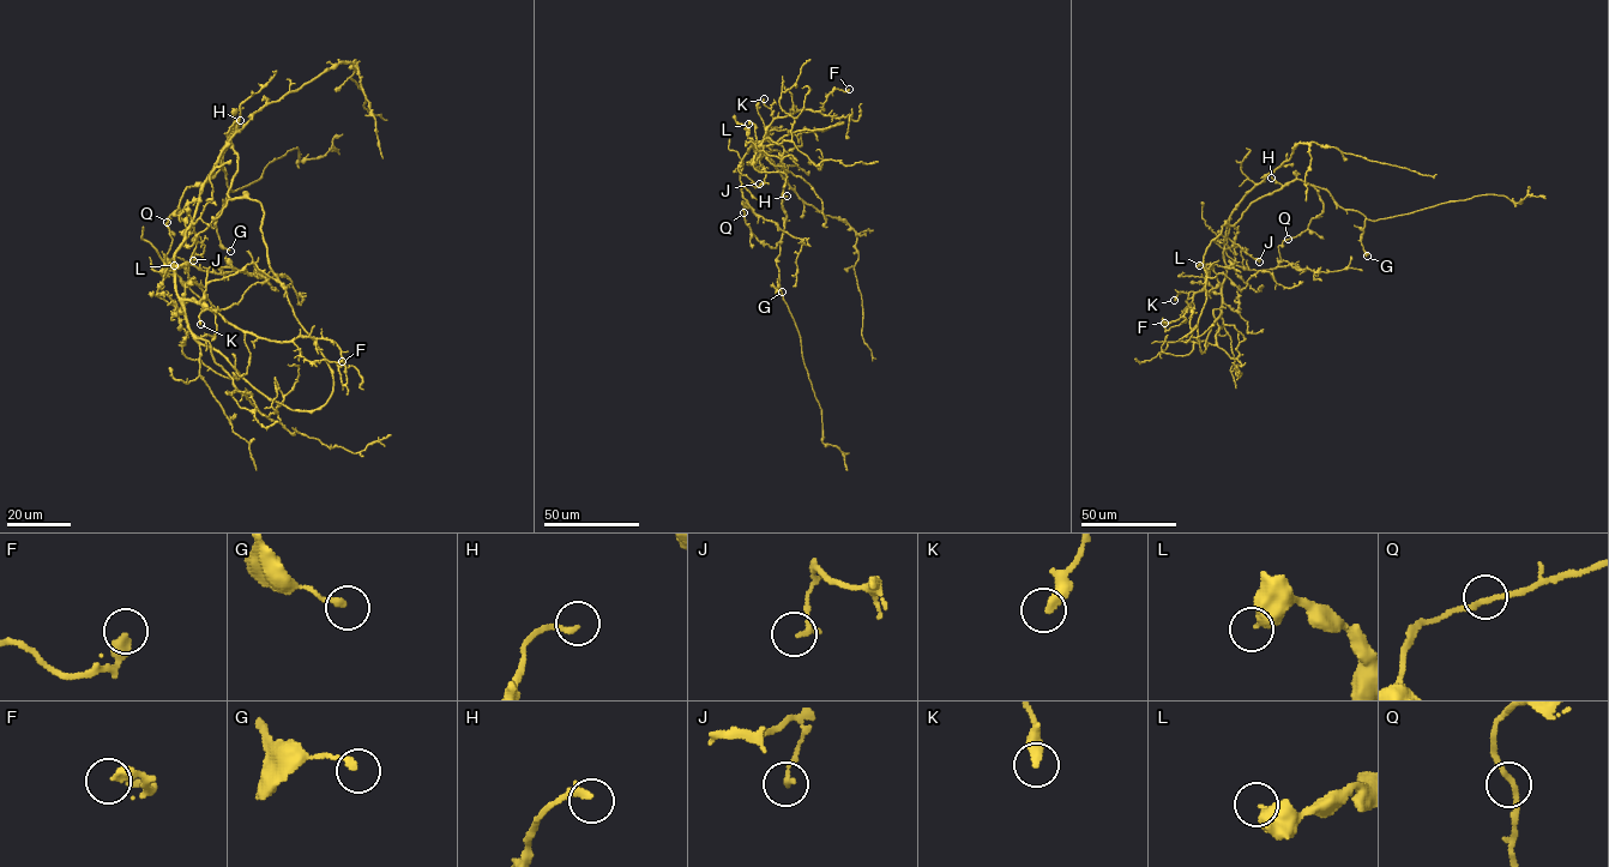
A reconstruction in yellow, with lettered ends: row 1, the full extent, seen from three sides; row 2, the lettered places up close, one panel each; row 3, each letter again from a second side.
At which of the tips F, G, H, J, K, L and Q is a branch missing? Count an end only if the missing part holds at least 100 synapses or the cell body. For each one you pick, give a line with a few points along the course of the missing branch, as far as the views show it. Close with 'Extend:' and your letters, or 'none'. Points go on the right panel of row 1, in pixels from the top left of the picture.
Extend: none

